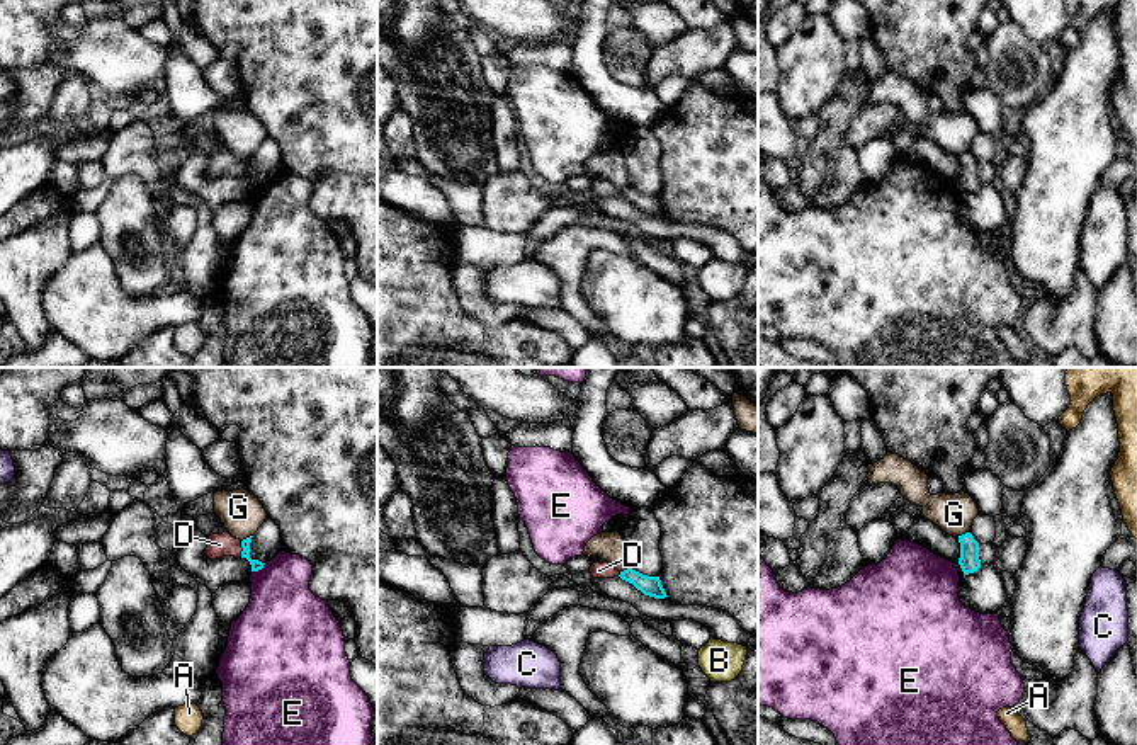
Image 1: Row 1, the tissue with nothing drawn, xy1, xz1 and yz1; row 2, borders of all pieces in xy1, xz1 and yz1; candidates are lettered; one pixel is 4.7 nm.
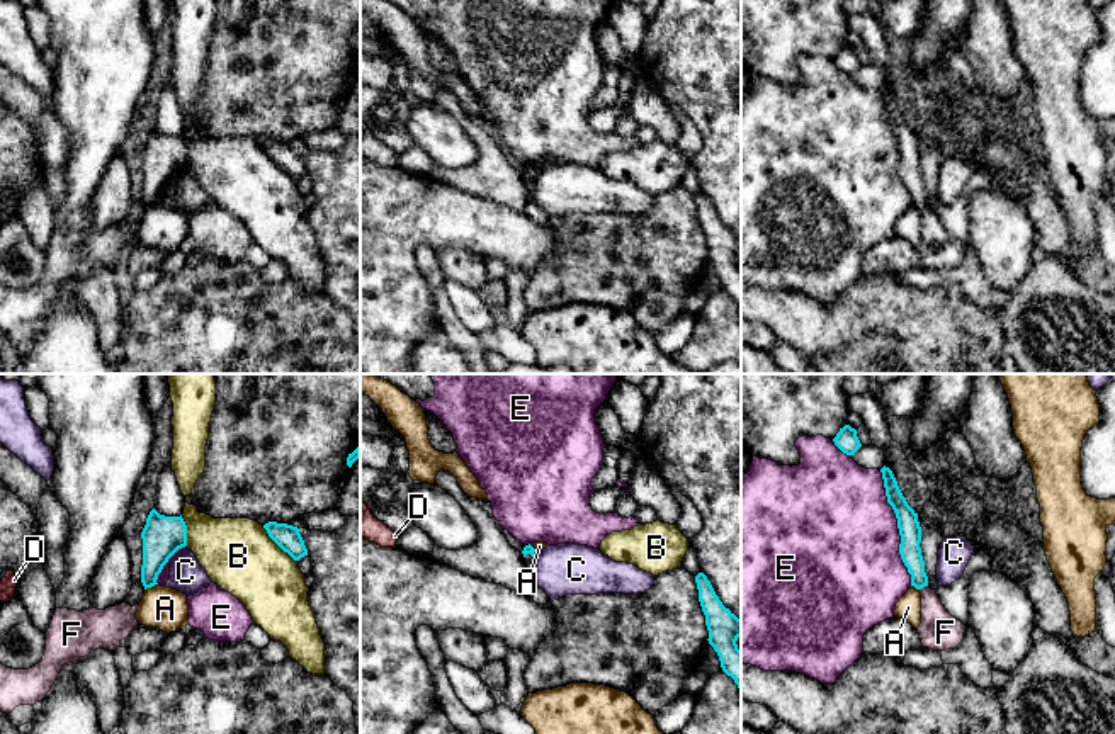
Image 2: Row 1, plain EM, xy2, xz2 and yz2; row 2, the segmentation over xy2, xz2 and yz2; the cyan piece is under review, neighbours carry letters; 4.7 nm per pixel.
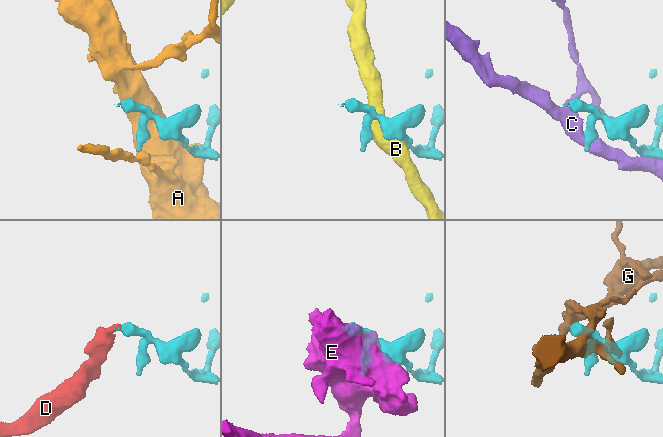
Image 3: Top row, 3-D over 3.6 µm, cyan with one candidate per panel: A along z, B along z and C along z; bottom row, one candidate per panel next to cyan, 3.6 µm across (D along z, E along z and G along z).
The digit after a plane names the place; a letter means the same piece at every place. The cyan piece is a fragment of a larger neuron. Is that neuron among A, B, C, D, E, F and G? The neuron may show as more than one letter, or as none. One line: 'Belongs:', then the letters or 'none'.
Belongs: D

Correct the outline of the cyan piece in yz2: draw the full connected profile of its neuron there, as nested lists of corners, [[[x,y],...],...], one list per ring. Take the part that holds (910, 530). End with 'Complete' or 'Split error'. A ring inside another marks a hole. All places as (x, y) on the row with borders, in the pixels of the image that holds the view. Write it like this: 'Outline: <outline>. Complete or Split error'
Outline: [[[882,467],[882,479],[886,488],[887,503],[892,506],[897,528],[901,535],[899,554],[911,574],[911,586],[921,590],[928,586],[928,576],[925,573],[925,561],[921,556],[921,527],[918,522],[918,513],[908,505],[903,496],[897,481],[889,467]]]. Complete

